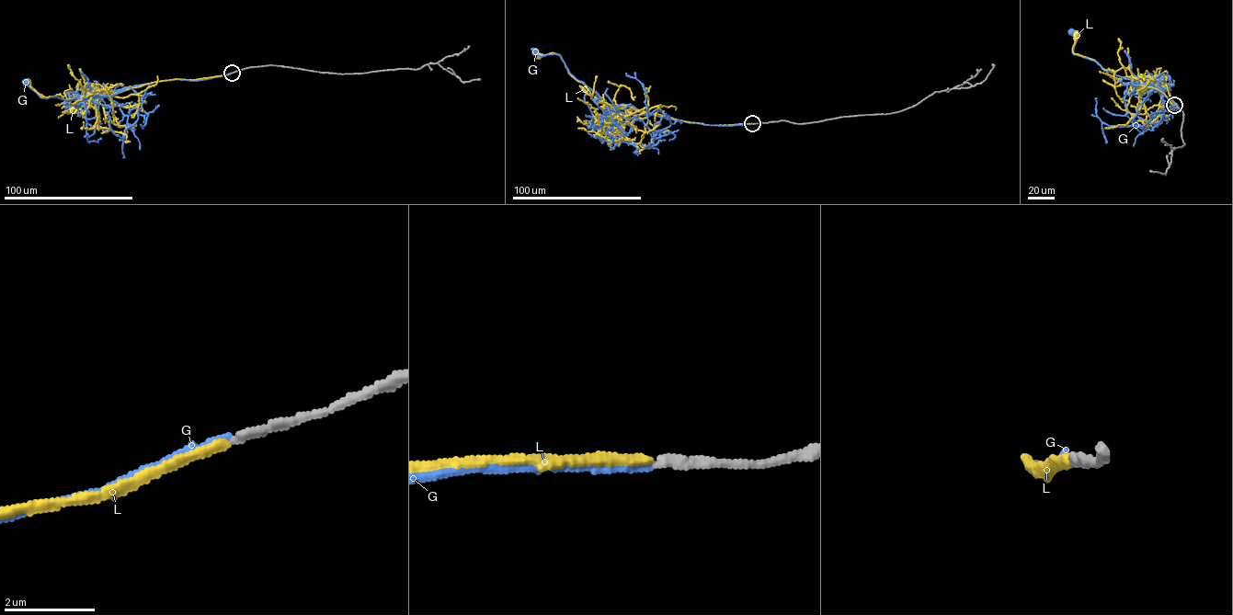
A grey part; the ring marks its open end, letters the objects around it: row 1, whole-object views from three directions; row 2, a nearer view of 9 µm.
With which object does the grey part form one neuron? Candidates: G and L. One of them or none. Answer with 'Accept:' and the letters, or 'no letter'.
Accept: L

